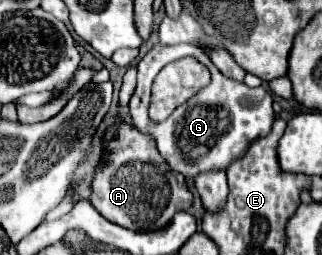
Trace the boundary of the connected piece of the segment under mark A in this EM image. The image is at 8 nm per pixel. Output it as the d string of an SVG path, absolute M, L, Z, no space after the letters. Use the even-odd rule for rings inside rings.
M118 120L112 124L106 132L106 150L112 152L108 156L108 166L100 172L94 174L94 184L92 184L92 206L110 222L124 226L128 230L136 232L152 232L170 222L176 212L186 212L190 210L194 196L186 186L186 178L174 170L166 170L166 160L160 156L156 142L148 138L146 134L138 132L132 124L126 124Z

